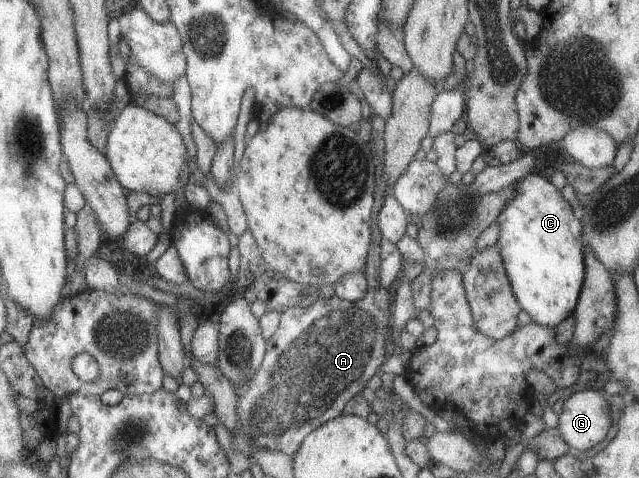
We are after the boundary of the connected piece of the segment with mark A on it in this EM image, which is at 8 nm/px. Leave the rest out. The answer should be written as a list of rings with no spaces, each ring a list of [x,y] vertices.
[[[377,287],[376,289],[367,288],[361,298],[360,304],[339,298],[334,294],[329,298],[320,295],[319,298],[315,299],[306,307],[285,308],[281,313],[280,321],[275,332],[265,341],[265,352],[261,364],[255,369],[255,372],[252,372],[252,375],[247,380],[244,380],[242,383],[231,383],[236,396],[236,419],[239,421],[239,429],[230,432],[234,451],[243,456],[251,457],[252,453],[258,449],[267,449],[268,451],[282,452],[284,455],[293,457],[295,451],[298,449],[299,443],[308,432],[320,427],[323,423],[326,423],[327,420],[337,418],[341,415],[347,401],[352,396],[361,393],[361,390],[363,390],[369,378],[371,378],[373,374],[377,374],[379,366],[386,360],[385,340],[387,340],[388,335],[392,332],[392,324],[390,321],[392,303],[393,297],[391,290]]]

